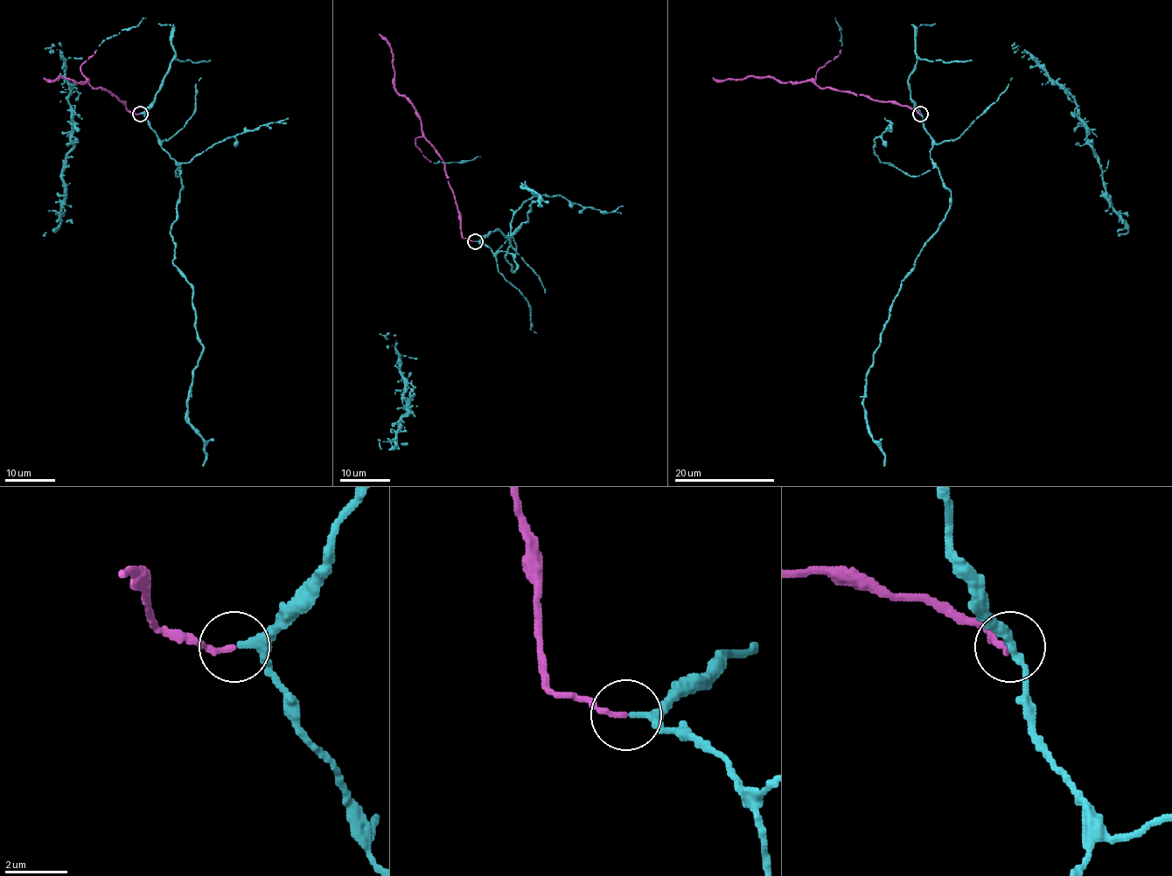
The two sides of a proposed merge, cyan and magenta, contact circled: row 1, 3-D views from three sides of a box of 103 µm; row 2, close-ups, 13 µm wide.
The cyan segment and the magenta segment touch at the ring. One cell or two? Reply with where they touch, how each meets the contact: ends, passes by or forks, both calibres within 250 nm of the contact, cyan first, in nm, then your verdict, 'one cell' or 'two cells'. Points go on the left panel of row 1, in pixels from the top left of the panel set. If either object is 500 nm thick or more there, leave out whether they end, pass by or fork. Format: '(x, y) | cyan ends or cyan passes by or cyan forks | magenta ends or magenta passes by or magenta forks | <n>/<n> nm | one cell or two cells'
(140, 114) | cyan passes by | magenta ends | 220/180 nm | one cell

